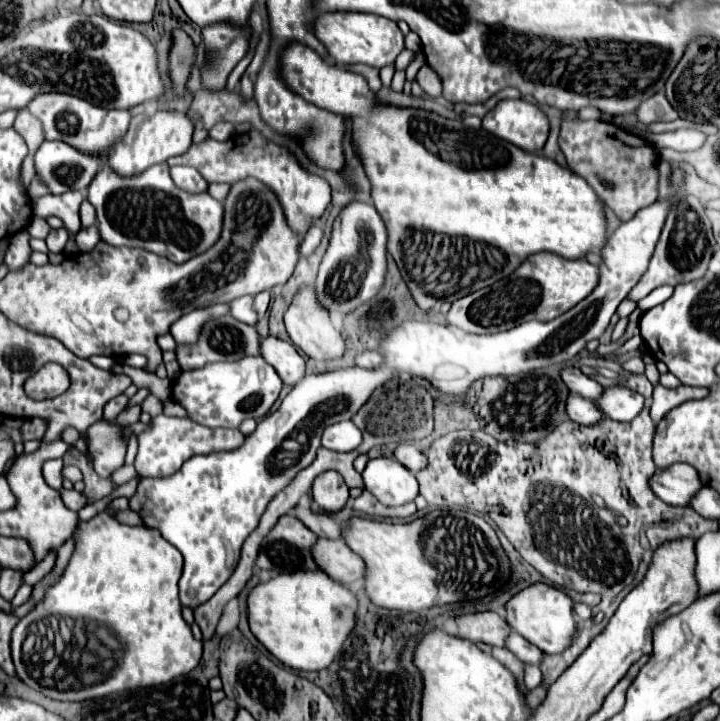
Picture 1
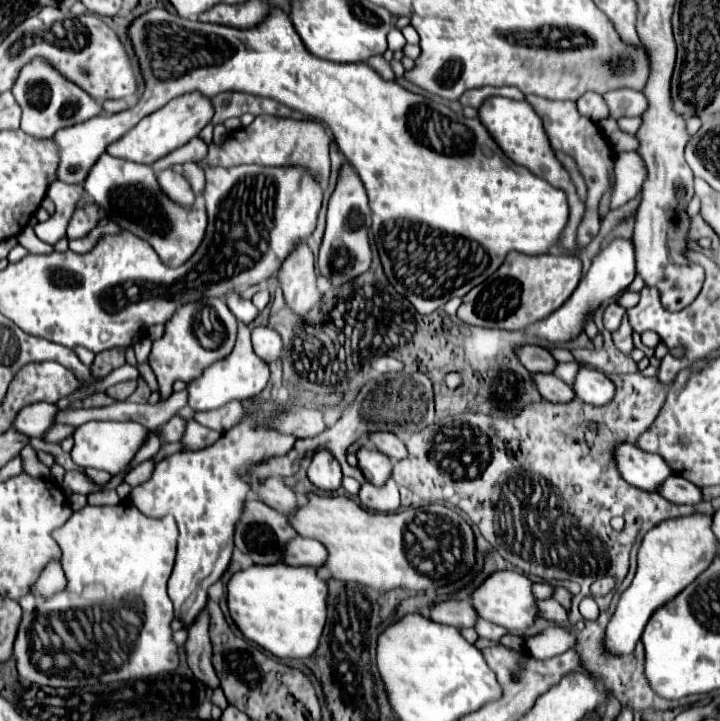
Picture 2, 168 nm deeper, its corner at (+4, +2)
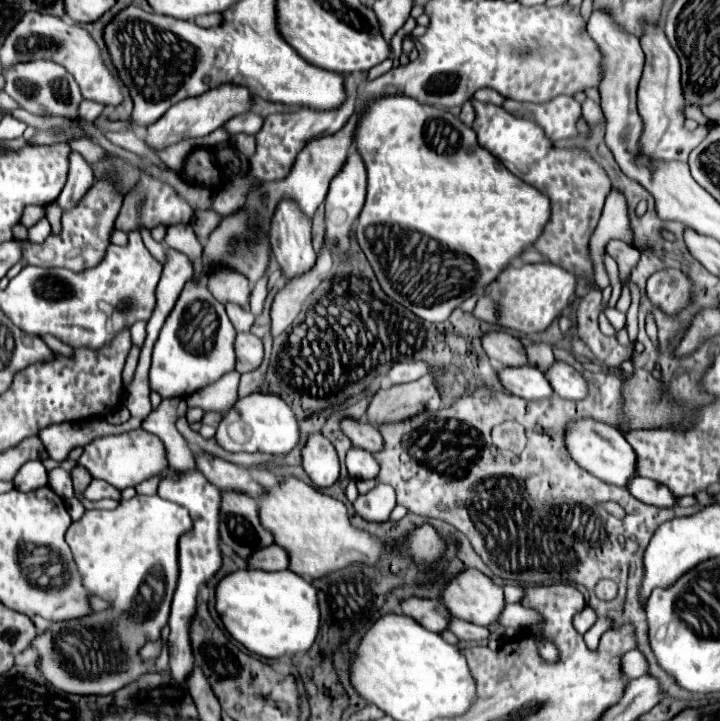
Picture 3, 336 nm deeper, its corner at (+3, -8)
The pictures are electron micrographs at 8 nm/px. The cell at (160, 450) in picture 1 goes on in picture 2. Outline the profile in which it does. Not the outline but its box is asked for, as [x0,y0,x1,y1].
[181,420,221,450]

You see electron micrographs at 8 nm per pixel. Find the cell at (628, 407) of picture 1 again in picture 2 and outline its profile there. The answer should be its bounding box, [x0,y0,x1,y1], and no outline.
[573,366,615,406]

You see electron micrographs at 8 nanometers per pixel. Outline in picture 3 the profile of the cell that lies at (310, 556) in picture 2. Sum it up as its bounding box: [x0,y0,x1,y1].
[248,544,290,572]

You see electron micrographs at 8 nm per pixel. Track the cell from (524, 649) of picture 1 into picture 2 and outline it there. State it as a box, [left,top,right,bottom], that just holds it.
[475,618,507,642]

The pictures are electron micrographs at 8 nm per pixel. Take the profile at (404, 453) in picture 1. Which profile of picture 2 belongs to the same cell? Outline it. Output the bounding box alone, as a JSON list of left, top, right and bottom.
[369,432,407,460]

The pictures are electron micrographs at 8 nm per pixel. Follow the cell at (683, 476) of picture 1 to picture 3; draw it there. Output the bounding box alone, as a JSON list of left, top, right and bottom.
[566,420,636,488]

